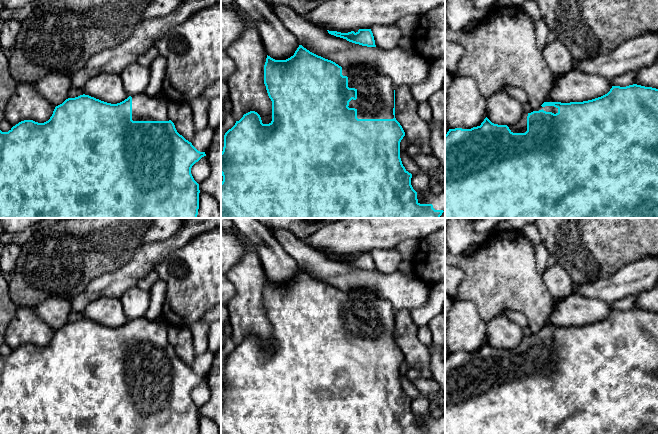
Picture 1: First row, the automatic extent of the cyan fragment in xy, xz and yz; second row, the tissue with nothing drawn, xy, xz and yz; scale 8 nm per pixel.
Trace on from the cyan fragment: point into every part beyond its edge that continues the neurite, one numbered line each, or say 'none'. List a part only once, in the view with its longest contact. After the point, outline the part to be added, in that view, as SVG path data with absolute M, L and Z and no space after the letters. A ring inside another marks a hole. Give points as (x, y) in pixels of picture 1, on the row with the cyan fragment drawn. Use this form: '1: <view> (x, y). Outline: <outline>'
1: xz (375, 93). Outline: M364 65L342 67L342 75L348 77L348 87L357 90L357 99L352 99L348 107L357 110L358 119L394 118L396 87L389 77Z

